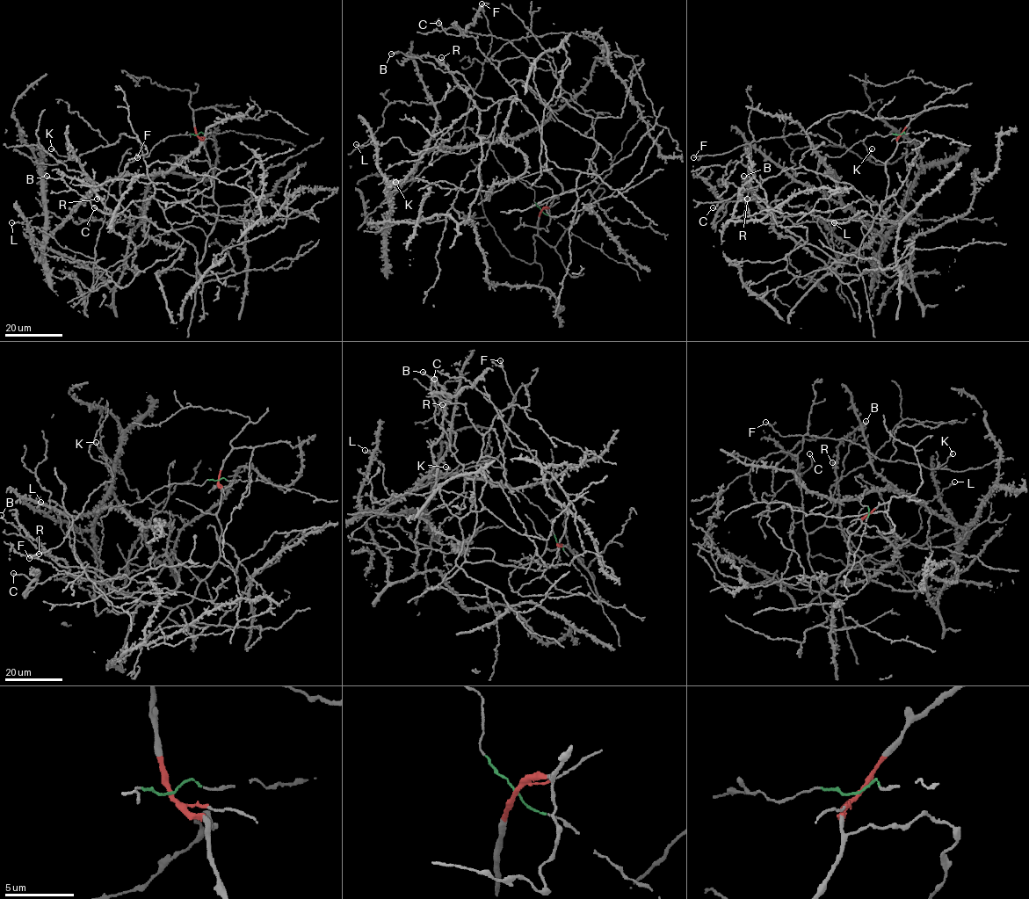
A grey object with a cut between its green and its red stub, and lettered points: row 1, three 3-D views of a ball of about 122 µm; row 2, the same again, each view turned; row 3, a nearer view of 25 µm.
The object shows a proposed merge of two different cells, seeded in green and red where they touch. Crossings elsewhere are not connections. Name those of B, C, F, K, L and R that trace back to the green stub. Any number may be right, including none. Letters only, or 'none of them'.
L

